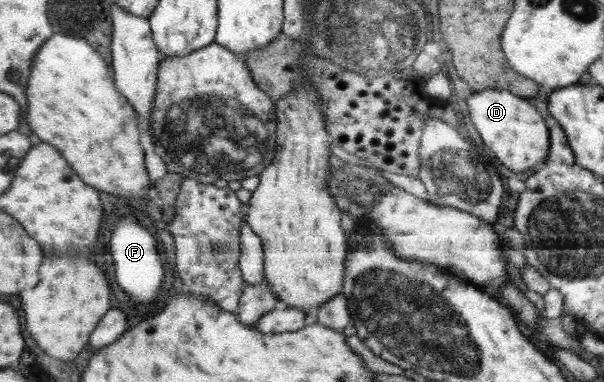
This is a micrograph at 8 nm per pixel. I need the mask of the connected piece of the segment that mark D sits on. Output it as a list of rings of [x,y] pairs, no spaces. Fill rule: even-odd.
[[[488,88],[474,92],[467,98],[470,119],[476,131],[502,165],[512,171],[536,169],[549,157],[552,135],[548,135],[548,127],[544,125],[542,115],[528,101],[520,99],[513,92]]]

